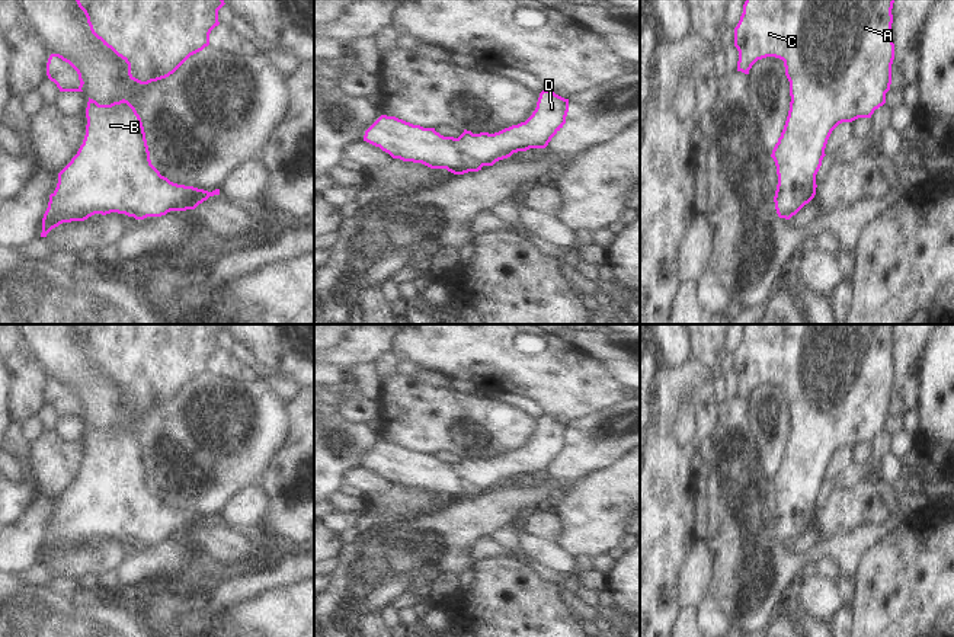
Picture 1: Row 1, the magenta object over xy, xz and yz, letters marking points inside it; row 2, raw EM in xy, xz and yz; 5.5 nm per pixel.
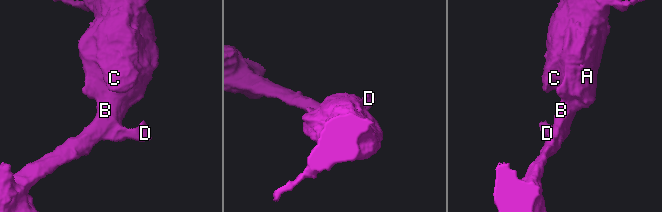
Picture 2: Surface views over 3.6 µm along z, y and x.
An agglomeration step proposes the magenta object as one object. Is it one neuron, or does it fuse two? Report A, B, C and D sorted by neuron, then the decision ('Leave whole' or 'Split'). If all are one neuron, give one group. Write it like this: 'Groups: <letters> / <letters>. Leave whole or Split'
Groups: A B C D. Leave whole

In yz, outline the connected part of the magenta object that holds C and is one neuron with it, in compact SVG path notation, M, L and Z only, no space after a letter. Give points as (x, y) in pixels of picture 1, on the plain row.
M746 324L734 353L737 397L749 400L758 385L775 382L784 387L790 407L788 442L771 480L778 500L774 528L779 544L790 545L814 524L816 500L826 481L825 474L832 457L842 448L871 444L874 436L886 429L894 385L893 329L894 324Z

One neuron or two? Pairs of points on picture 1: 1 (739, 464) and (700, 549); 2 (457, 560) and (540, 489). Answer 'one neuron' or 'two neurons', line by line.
1: two neurons
2: one neuron

